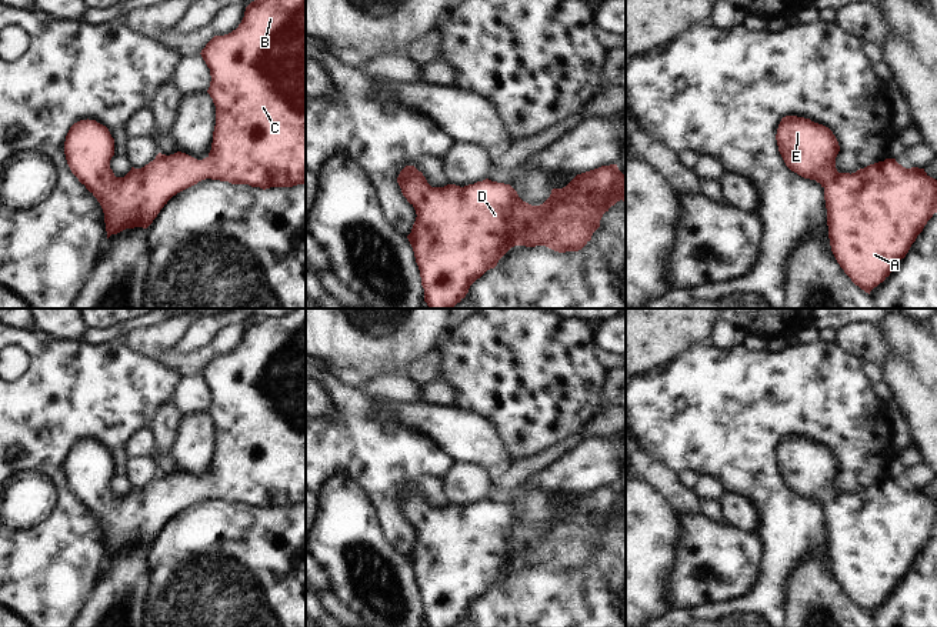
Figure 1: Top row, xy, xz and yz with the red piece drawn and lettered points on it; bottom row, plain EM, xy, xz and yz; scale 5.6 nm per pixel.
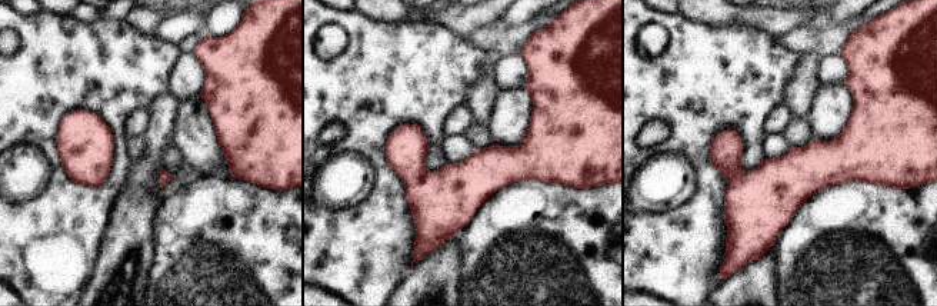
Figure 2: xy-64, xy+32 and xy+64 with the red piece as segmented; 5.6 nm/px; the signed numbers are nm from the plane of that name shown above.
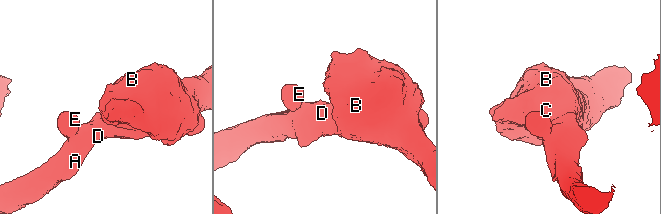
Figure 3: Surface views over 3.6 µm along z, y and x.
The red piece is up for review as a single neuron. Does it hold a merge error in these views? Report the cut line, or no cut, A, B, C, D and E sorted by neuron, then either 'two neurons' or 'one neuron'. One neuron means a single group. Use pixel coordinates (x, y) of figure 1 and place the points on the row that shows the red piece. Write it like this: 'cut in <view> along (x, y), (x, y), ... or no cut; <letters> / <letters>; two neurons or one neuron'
no cut; A B C D E; one neuron

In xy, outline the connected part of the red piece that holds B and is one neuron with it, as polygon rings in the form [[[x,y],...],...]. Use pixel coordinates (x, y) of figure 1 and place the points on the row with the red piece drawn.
[[[306,0],[251,1],[239,27],[229,34],[214,36],[200,54],[210,69],[211,81],[207,93],[216,106],[213,143],[206,159],[197,160],[181,151],[170,156],[159,153],[144,167],[131,167],[124,177],[116,177],[110,169],[114,139],[109,129],[89,119],[70,127],[64,141],[67,164],[100,203],[107,239],[126,229],[147,229],[173,196],[206,179],[263,190],[306,184]]]

